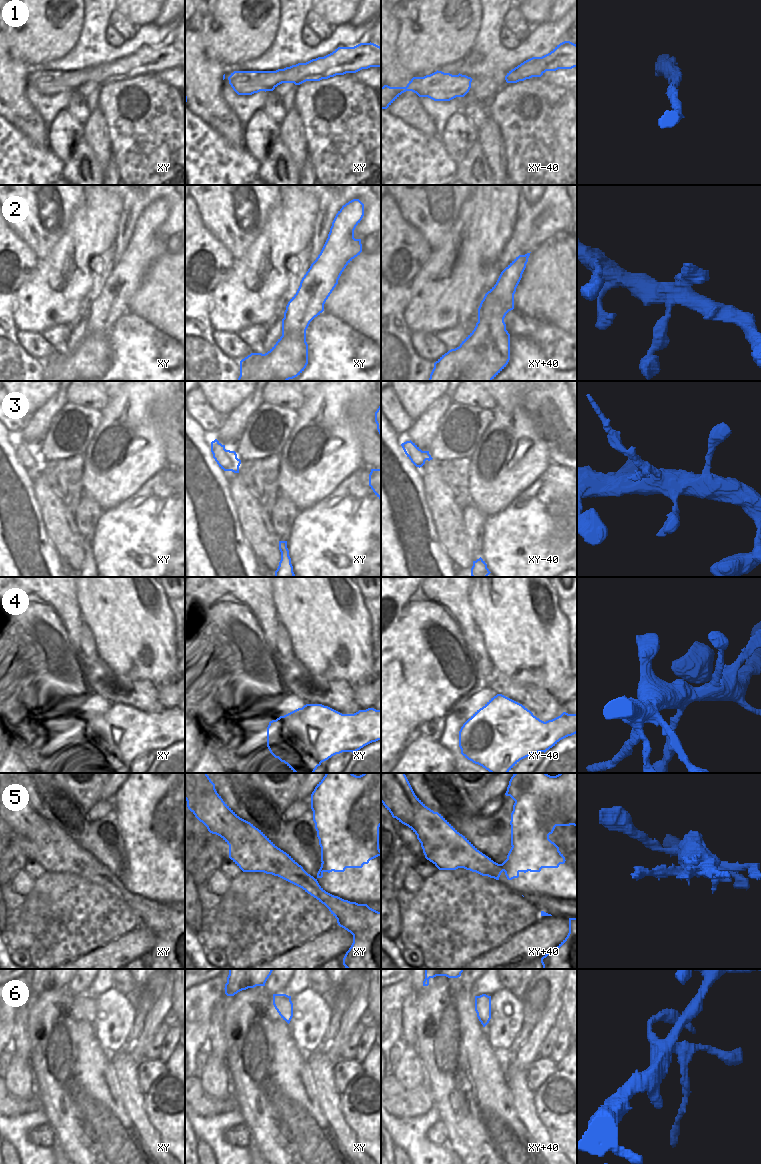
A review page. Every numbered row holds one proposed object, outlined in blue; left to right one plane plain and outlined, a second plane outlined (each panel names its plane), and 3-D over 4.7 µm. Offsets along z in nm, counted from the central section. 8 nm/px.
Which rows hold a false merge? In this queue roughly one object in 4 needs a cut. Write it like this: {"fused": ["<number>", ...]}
{"fused": ["5"]}

